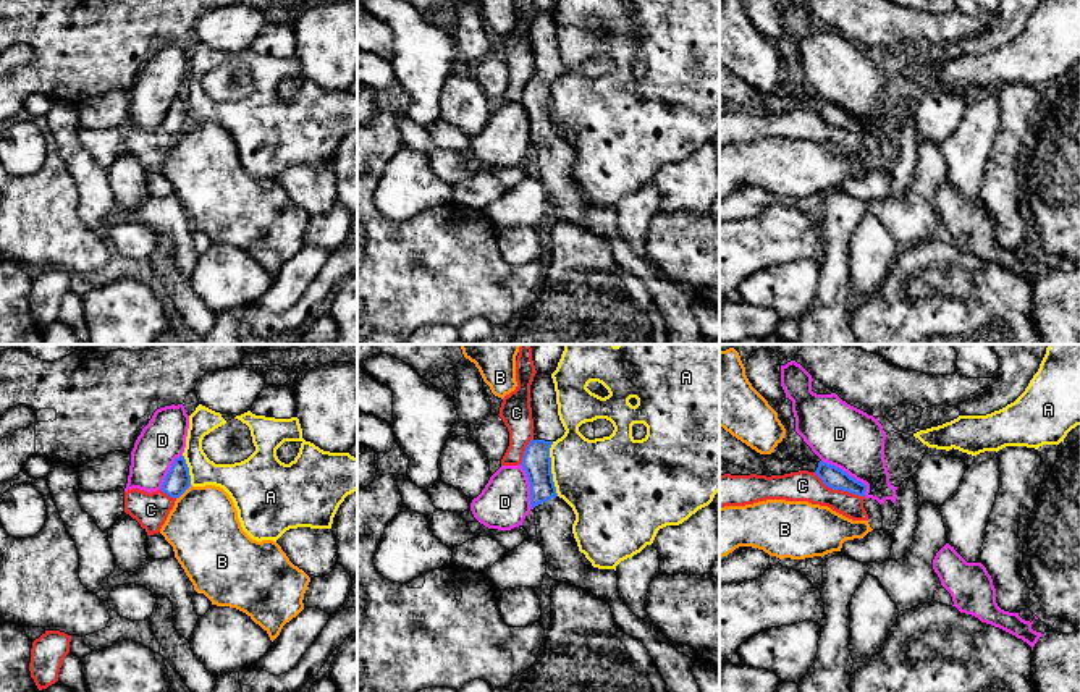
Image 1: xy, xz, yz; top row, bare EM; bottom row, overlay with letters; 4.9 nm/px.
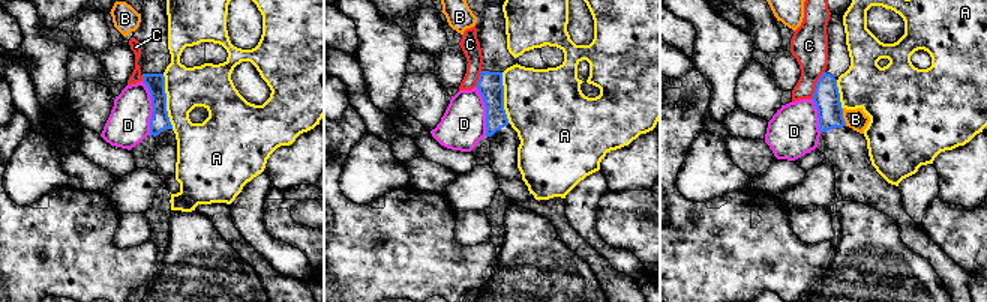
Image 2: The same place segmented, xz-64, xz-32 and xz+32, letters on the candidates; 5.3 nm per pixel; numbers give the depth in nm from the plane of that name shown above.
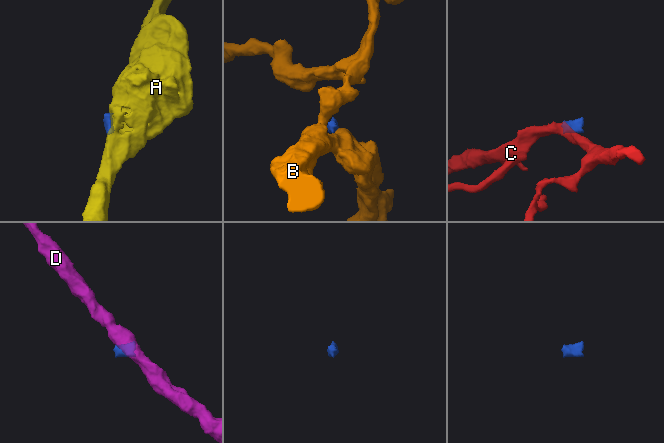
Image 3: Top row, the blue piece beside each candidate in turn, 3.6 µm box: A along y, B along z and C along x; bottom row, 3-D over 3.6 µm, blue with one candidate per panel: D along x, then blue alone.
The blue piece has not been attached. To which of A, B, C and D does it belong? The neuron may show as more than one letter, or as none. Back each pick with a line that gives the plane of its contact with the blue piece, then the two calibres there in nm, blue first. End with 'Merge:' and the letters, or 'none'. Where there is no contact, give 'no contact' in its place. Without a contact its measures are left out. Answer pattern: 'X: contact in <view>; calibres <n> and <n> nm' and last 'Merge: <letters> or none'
Merge: none

